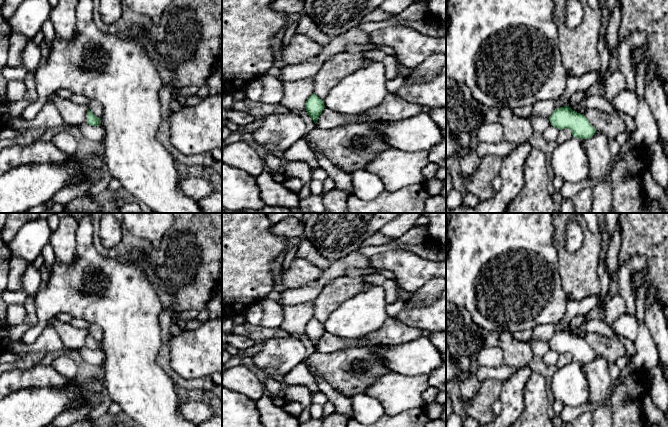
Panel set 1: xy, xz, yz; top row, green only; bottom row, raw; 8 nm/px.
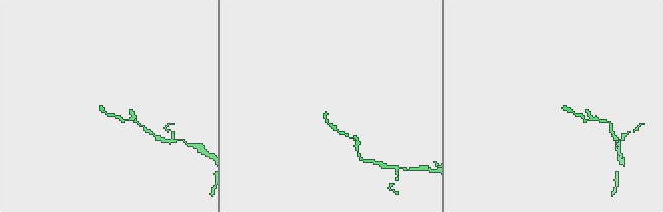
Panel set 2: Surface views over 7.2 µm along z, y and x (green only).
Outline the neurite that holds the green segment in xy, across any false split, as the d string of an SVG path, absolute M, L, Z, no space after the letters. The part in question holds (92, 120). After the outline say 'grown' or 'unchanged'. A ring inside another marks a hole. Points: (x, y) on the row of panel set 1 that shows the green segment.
M89 109L87 110L87 124L91 126L100 126L100 119L96 117Z | unchanged

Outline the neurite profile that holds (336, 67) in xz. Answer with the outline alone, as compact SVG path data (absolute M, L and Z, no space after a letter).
M342 52L324 61L314 76L313 94L324 100L331 88L343 77L356 71L364 61L364 53Z

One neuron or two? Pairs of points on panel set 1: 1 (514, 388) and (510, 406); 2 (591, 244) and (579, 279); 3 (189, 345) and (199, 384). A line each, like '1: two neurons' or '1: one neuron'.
1: one neuron
2: one neuron
3: two neurons

